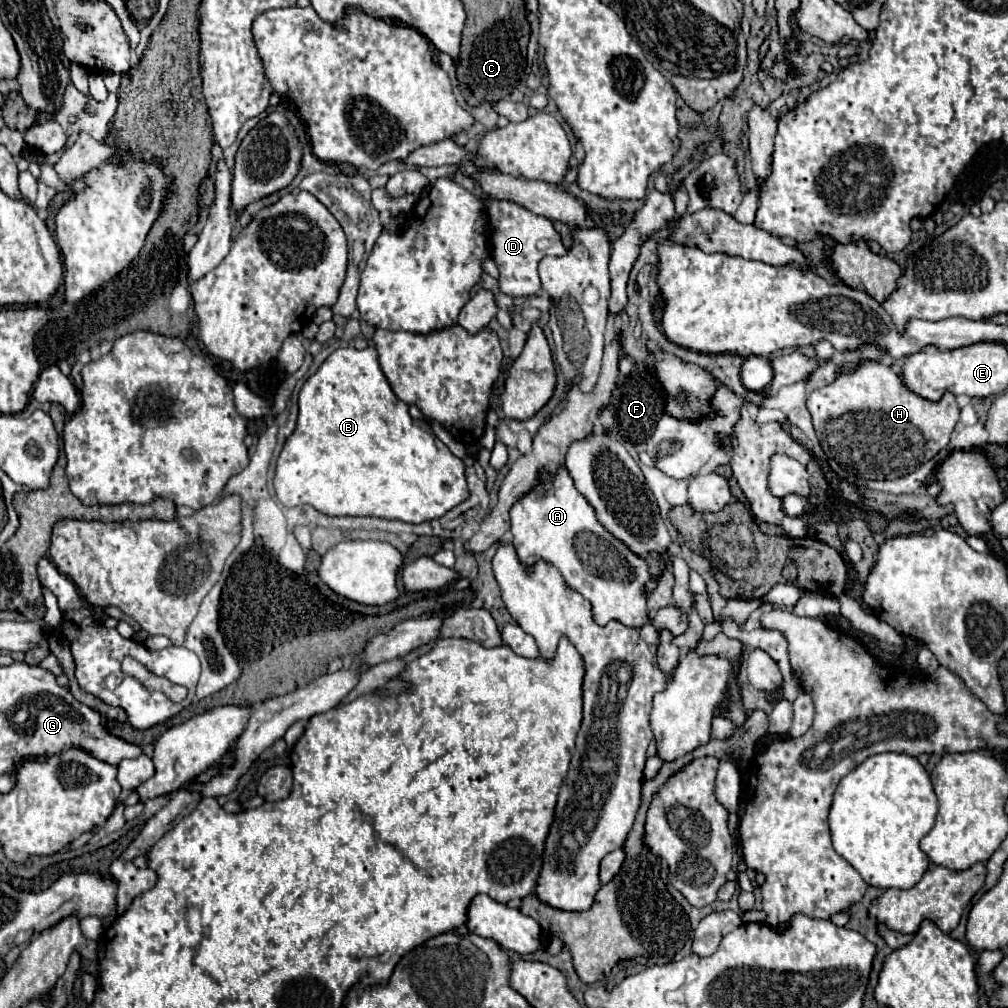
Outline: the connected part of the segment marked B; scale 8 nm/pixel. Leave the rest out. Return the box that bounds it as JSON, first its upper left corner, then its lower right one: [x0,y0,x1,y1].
[273,346,469,524]

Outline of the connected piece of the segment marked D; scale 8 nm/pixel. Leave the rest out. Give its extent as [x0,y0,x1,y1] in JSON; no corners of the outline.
[483,200,567,296]

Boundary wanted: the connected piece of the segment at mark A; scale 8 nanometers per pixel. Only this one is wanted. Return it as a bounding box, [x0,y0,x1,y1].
[511,468,673,626]

